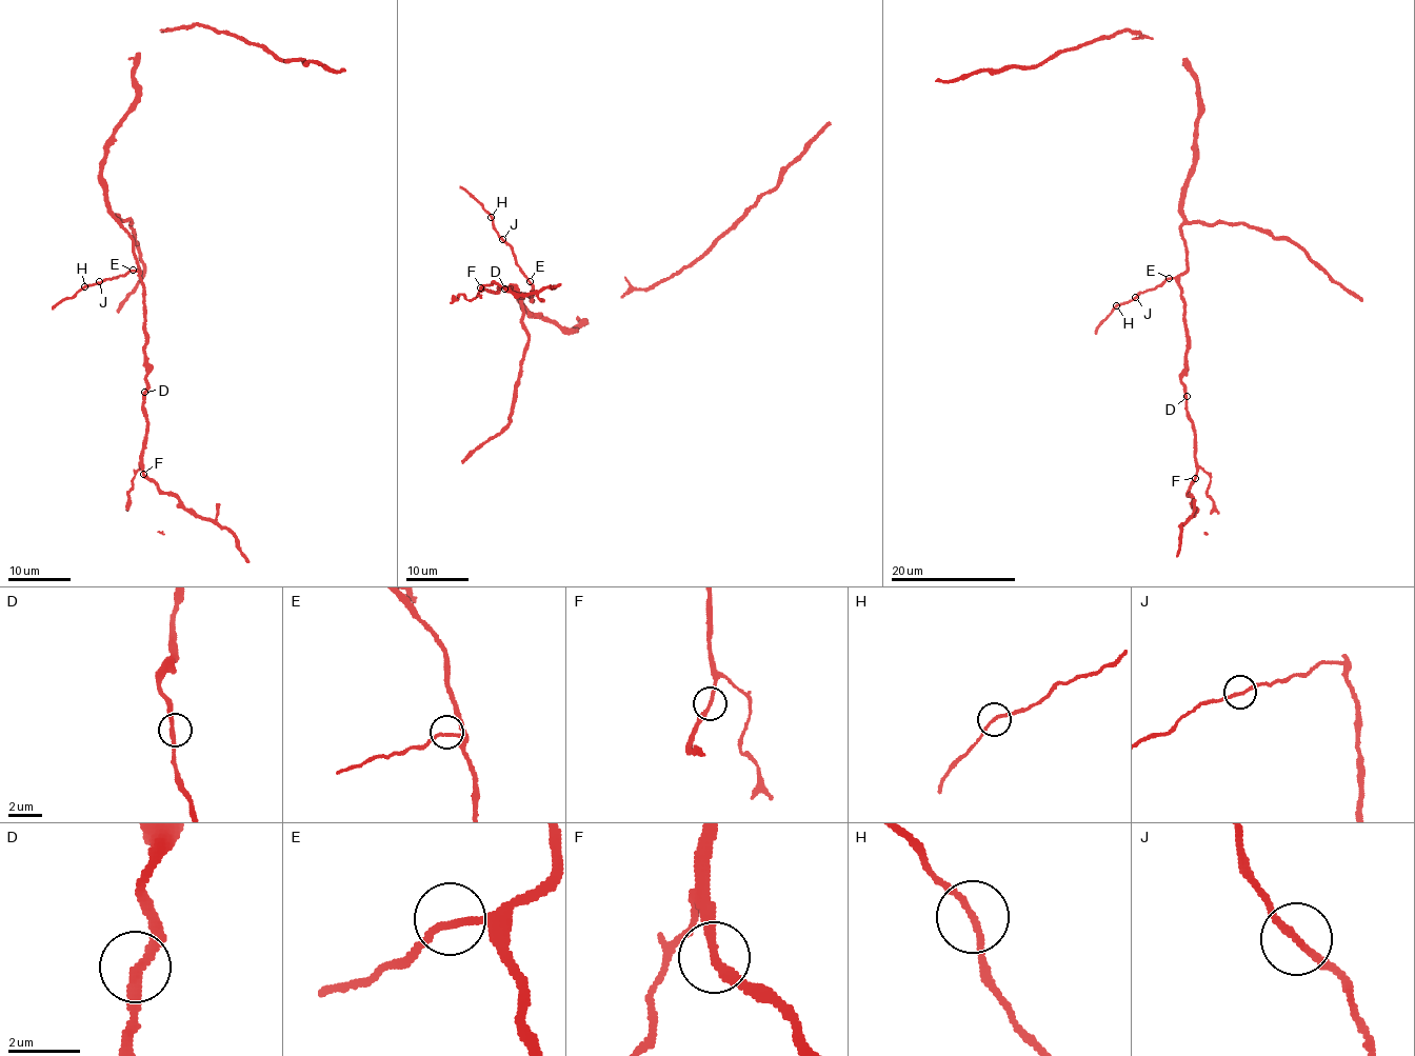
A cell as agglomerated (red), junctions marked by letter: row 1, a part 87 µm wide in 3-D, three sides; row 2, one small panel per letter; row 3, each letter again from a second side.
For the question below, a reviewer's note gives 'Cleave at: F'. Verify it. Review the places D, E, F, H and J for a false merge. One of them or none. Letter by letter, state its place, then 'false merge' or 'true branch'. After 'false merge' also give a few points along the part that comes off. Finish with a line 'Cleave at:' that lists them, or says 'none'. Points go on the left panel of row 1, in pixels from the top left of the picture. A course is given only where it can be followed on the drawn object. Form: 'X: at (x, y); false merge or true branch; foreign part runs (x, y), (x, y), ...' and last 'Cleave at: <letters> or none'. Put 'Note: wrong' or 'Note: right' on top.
Note: wrong
D: at (144, 392); true branch
E: at (133, 270); true branch
F: at (143, 474); true branch
H: at (84, 286); true branch
J: at (99, 281); true branch
Cleave at: none

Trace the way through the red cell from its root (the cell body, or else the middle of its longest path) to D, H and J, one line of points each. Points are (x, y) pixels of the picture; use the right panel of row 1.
D: (1187, 176), (1180, 235), (1187, 246), (1188, 270), (1178, 286), (1188, 343), (1187, 370), (1181, 376), (1187, 396)
H: (1187, 176), (1180, 235), (1187, 246), (1188, 270), (1116, 306)
J: (1187, 176), (1180, 235), (1187, 246), (1188, 270), (1135, 297)

